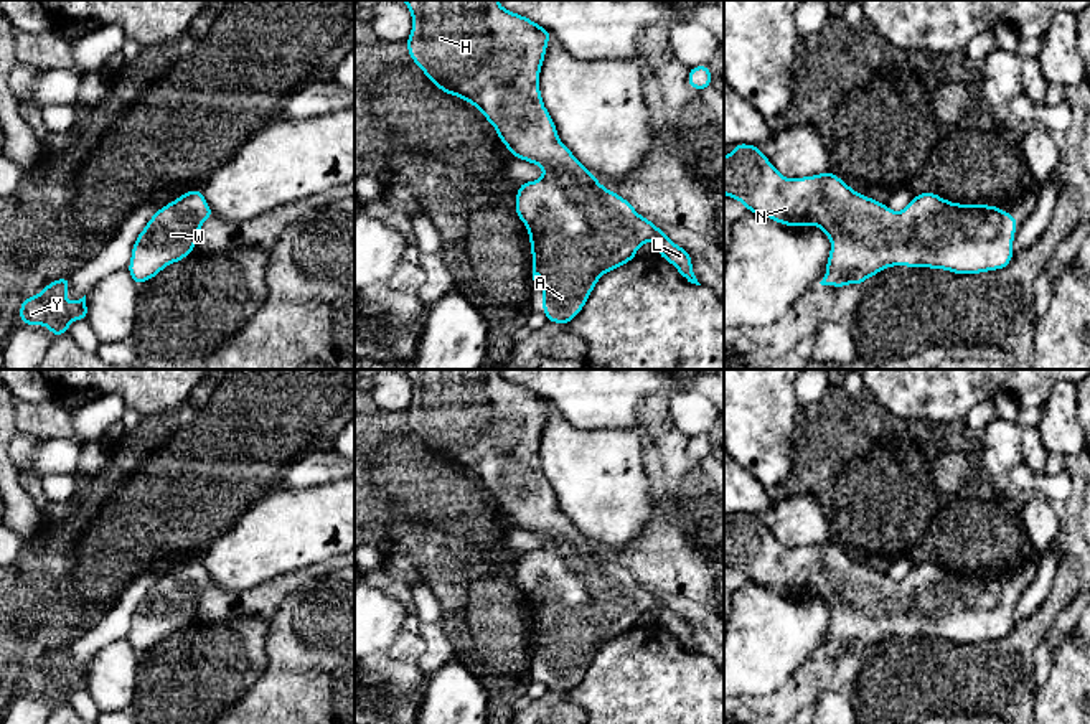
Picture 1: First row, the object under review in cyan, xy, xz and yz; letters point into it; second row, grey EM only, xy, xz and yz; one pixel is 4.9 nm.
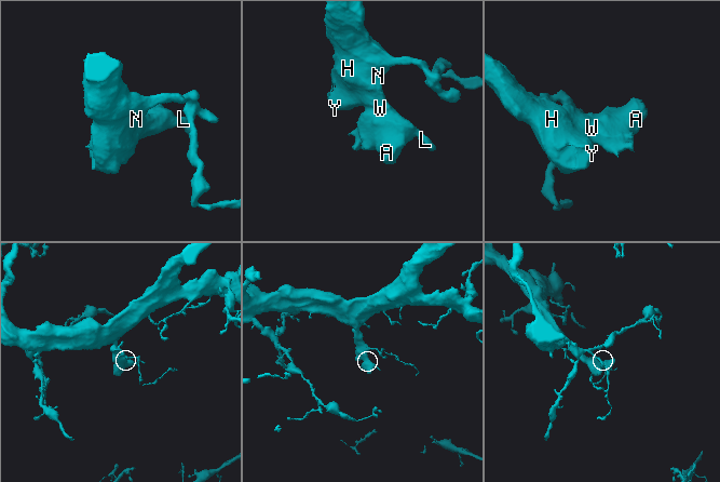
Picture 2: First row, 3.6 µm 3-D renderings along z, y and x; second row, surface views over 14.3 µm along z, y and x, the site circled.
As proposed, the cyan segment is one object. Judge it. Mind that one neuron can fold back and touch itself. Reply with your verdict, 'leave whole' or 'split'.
leave whole

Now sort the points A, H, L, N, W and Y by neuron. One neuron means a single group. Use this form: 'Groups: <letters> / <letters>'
Groups: A H L N W Y

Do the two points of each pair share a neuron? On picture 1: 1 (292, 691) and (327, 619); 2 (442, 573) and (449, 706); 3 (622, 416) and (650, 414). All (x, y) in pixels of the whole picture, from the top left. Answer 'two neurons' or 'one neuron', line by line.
1: one neuron
2: two neurons
3: two neurons

